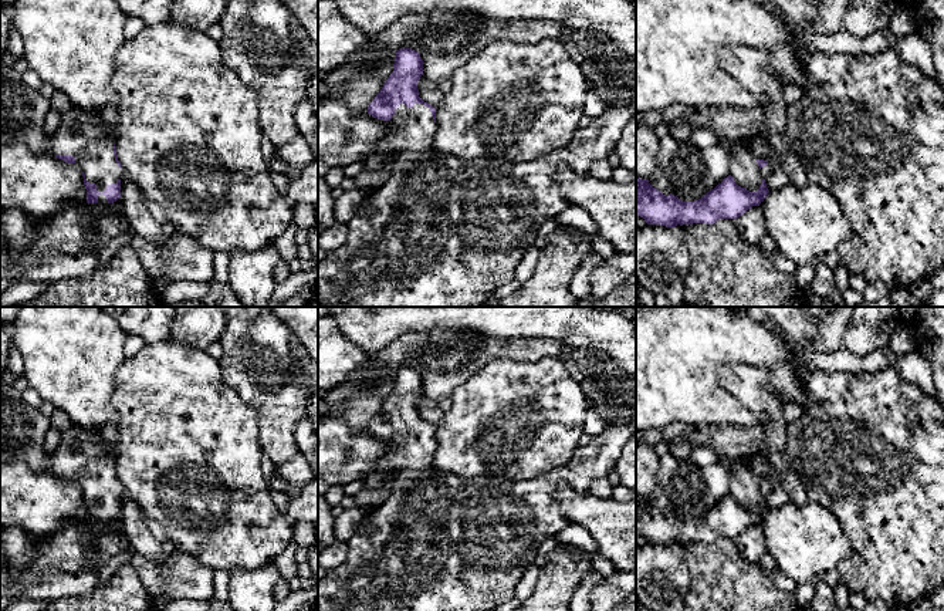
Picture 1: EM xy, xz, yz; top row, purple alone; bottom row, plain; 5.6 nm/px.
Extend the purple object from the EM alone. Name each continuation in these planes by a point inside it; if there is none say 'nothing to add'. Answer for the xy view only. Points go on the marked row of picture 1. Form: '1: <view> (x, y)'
1: xy (81, 132)

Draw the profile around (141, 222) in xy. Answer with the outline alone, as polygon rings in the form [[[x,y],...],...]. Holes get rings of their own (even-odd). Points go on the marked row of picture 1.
[[[122,171],[121,176],[121,209],[129,225],[129,230],[133,234],[145,237],[146,240],[155,243],[158,247],[165,246],[165,236],[153,216],[149,213],[146,205],[143,203],[143,193],[135,185],[135,182]]]

